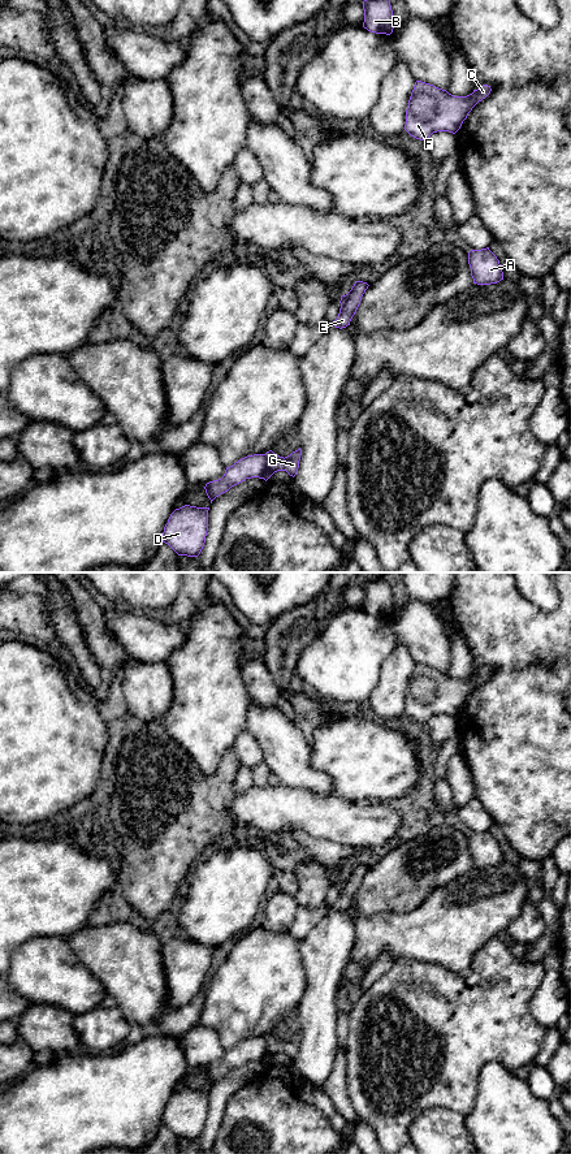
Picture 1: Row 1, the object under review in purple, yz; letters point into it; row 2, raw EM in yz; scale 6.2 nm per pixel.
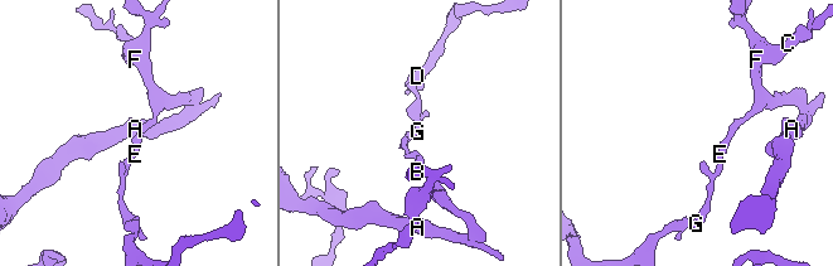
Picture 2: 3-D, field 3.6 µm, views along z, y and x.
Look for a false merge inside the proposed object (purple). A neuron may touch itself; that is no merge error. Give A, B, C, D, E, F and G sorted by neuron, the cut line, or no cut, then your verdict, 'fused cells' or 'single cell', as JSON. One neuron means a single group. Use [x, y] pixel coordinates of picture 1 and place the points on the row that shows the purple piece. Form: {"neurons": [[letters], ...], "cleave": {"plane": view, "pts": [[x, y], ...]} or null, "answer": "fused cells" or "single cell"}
{"neurons": [["A", "B", "C", "E", "F", "G"], ["D"]], "cleave": {"plane": "yz", "pts": [[265, 454], [265, 474], [263, 478]]}, "answer": "fused cells"}

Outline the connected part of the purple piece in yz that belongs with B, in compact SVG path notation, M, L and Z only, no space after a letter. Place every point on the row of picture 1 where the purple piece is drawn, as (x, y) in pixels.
M364 0L363 27L371 33L390 35L395 27L390 0Z

